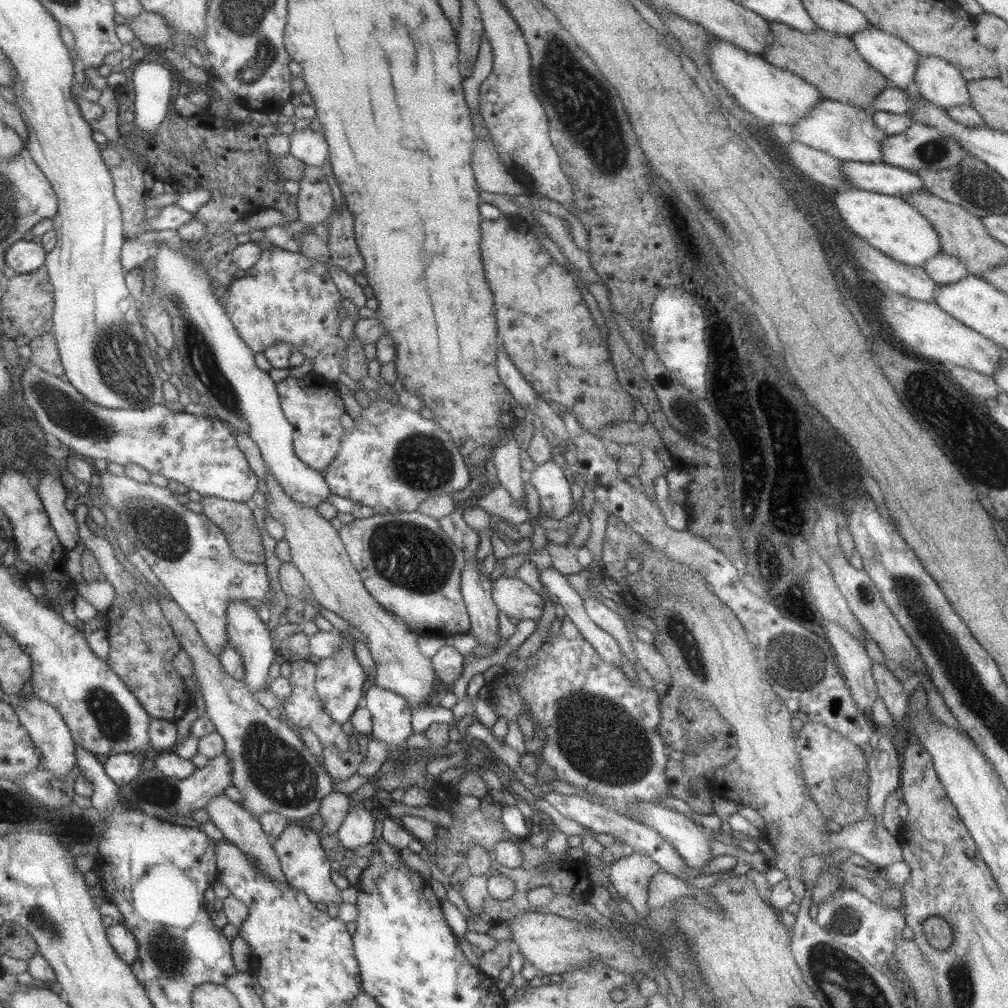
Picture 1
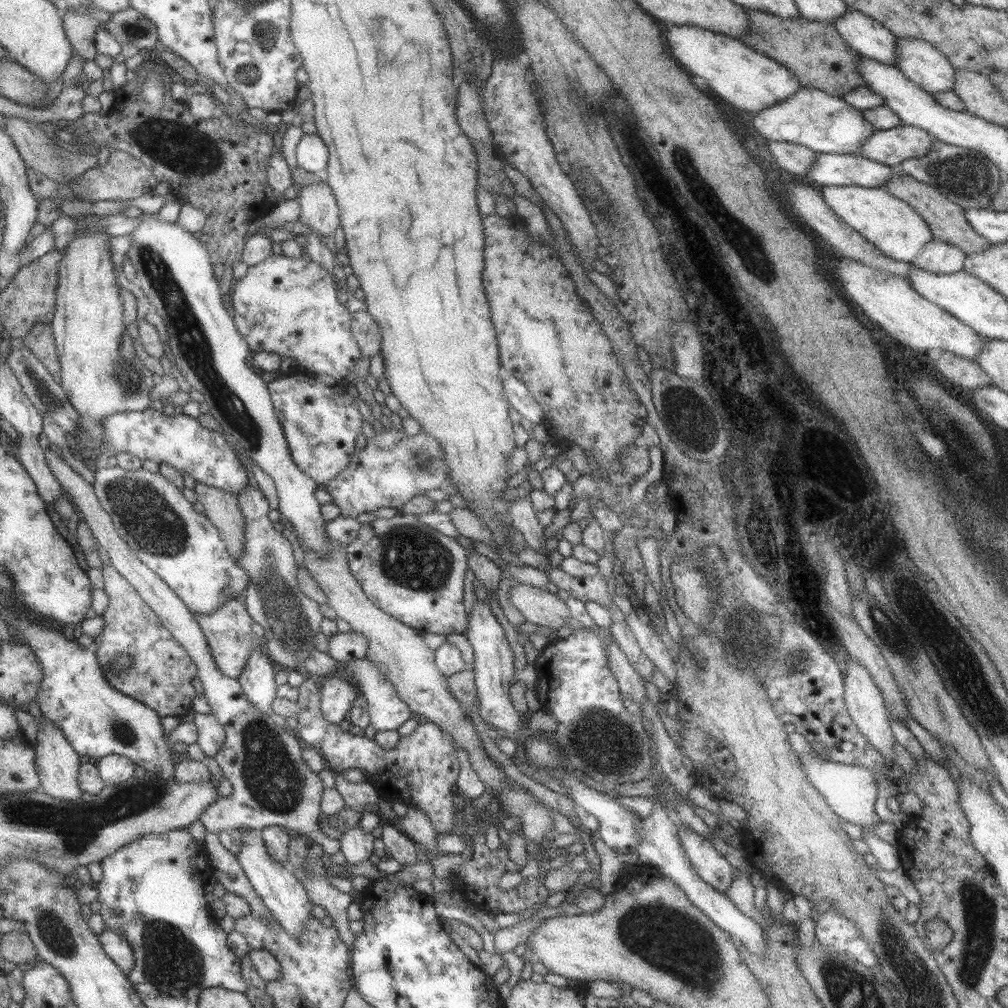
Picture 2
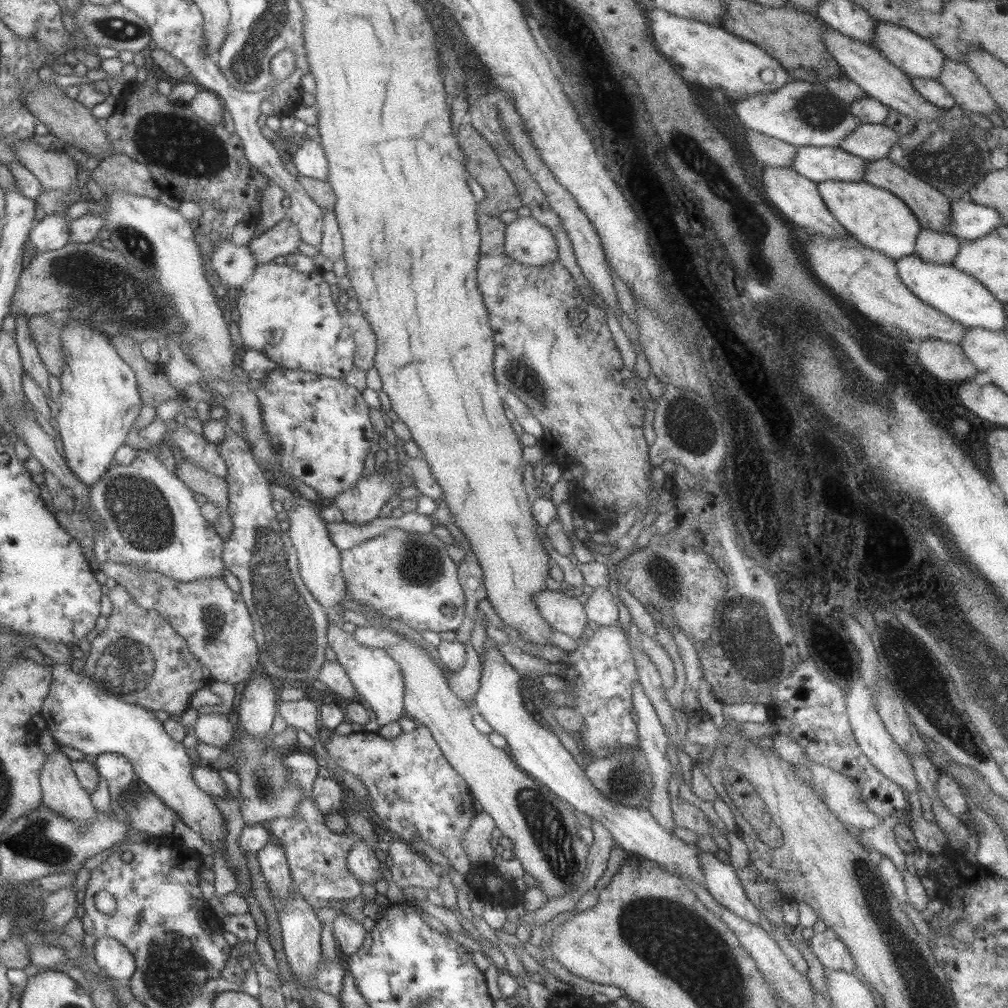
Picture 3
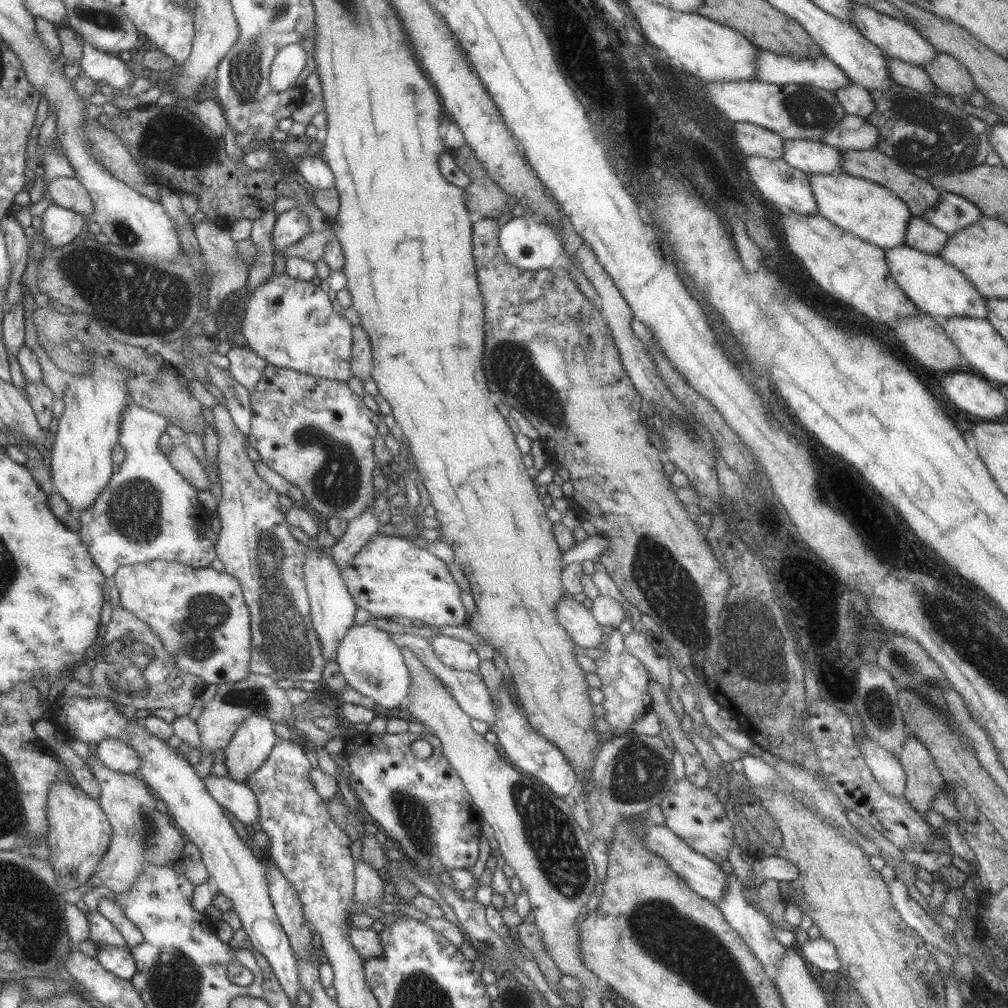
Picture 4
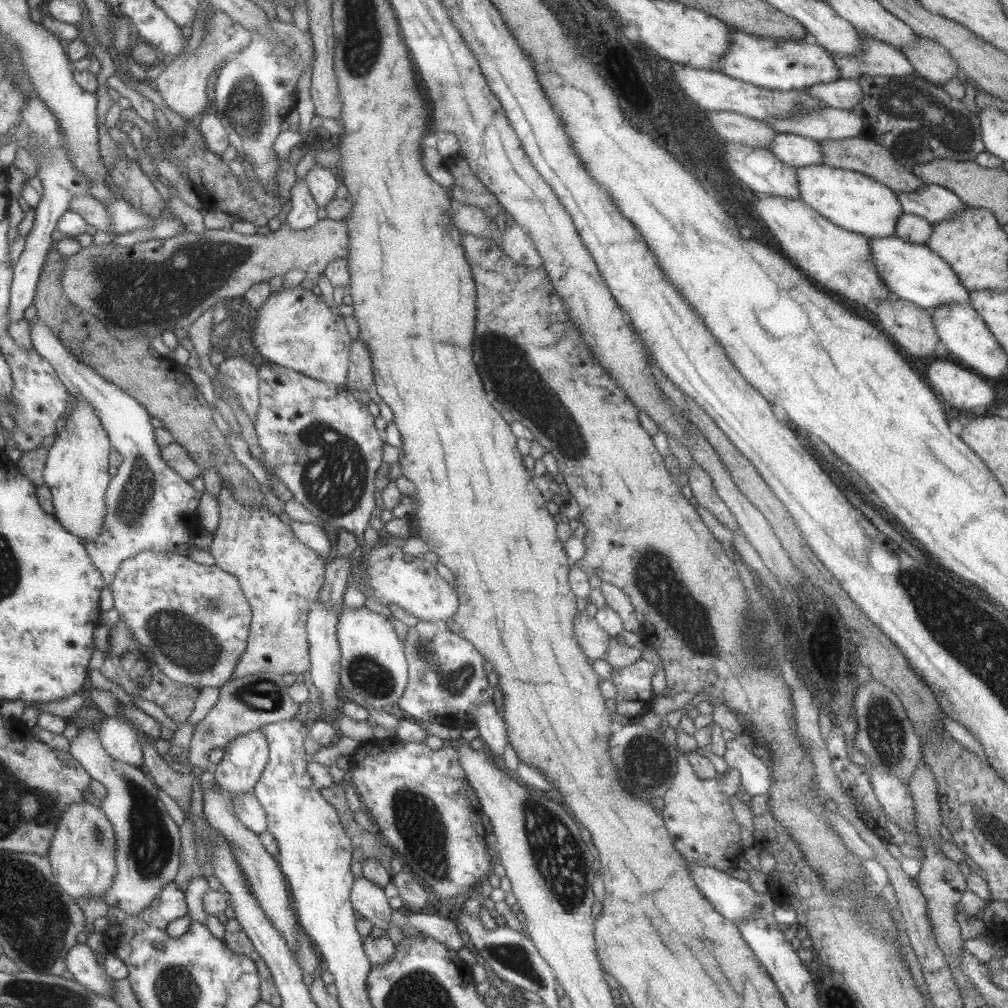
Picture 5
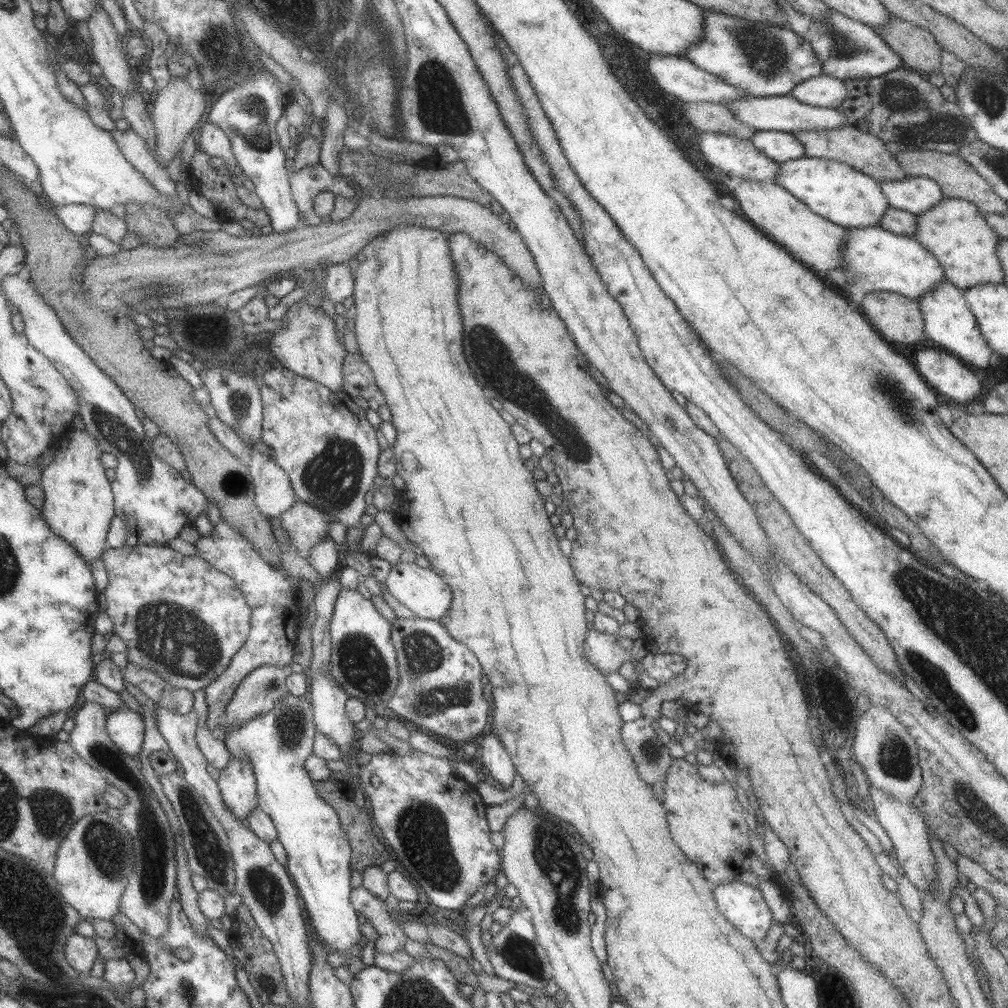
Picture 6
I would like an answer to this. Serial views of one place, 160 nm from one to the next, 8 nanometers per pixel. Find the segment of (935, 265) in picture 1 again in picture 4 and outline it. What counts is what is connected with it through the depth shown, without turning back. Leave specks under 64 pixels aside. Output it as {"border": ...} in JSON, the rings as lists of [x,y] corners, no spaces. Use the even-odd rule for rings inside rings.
{"border":[[[911,215],[907,221],[904,244],[923,252],[938,254],[948,234],[931,226],[925,219]]]}

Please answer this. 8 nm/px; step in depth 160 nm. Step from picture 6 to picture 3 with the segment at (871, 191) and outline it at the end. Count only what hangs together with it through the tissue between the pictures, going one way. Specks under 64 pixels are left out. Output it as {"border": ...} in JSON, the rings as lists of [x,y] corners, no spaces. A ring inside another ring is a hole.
{"border":[[[823,181],[816,183],[827,210],[848,234],[866,247],[893,260],[914,254],[915,237],[922,227],[909,207],[888,190],[865,181]]]}

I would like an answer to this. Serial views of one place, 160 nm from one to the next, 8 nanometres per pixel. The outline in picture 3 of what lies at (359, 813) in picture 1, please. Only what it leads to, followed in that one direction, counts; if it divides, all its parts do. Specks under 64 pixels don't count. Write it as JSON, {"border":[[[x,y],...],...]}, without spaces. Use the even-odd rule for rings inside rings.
{"border":[[[357,840],[357,844],[349,849],[346,863],[349,872],[358,879],[359,883],[367,882],[373,885],[376,880],[382,878],[383,868],[375,857],[375,853],[361,840]]]}

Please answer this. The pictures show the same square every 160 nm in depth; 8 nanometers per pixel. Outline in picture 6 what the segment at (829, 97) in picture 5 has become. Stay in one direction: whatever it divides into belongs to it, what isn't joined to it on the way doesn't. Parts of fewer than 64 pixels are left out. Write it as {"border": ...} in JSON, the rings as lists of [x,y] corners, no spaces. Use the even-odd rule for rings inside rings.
{"border":[[[826,75],[803,79],[789,92],[789,96],[798,102],[820,108],[835,109],[845,98],[846,90],[842,80]]]}

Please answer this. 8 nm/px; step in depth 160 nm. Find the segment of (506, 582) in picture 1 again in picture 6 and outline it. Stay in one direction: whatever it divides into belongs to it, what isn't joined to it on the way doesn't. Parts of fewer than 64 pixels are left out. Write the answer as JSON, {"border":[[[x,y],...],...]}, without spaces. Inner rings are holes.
{"border":[[[595,629],[586,634],[583,653],[587,661],[601,674],[617,673],[623,663],[632,661],[629,649],[617,644],[617,636],[597,632]]]}

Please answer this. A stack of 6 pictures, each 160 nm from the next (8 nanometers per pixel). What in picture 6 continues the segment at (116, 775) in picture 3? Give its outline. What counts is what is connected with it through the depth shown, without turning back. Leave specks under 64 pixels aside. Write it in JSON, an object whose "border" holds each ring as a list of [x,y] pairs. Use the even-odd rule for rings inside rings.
{"border":[[[133,709],[108,711],[105,728],[108,737],[121,752],[137,758],[143,740],[143,719]]]}

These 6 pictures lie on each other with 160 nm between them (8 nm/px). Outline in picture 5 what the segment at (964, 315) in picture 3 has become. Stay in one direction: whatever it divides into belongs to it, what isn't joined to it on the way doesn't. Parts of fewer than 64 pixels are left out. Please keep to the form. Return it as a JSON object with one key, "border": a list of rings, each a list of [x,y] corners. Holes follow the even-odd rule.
{"border":[[[895,235],[868,238],[872,264],[880,280],[894,298],[912,302],[931,310],[947,303],[969,303],[969,291],[961,284],[951,267],[926,244],[903,240]]]}

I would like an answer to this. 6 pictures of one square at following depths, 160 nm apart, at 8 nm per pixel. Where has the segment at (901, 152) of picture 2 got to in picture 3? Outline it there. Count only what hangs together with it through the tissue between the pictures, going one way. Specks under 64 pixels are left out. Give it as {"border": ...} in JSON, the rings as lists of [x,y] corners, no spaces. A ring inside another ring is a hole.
{"border":[[[859,123],[838,144],[846,150],[866,161],[888,158],[891,146],[898,141],[898,134],[881,123]]]}

